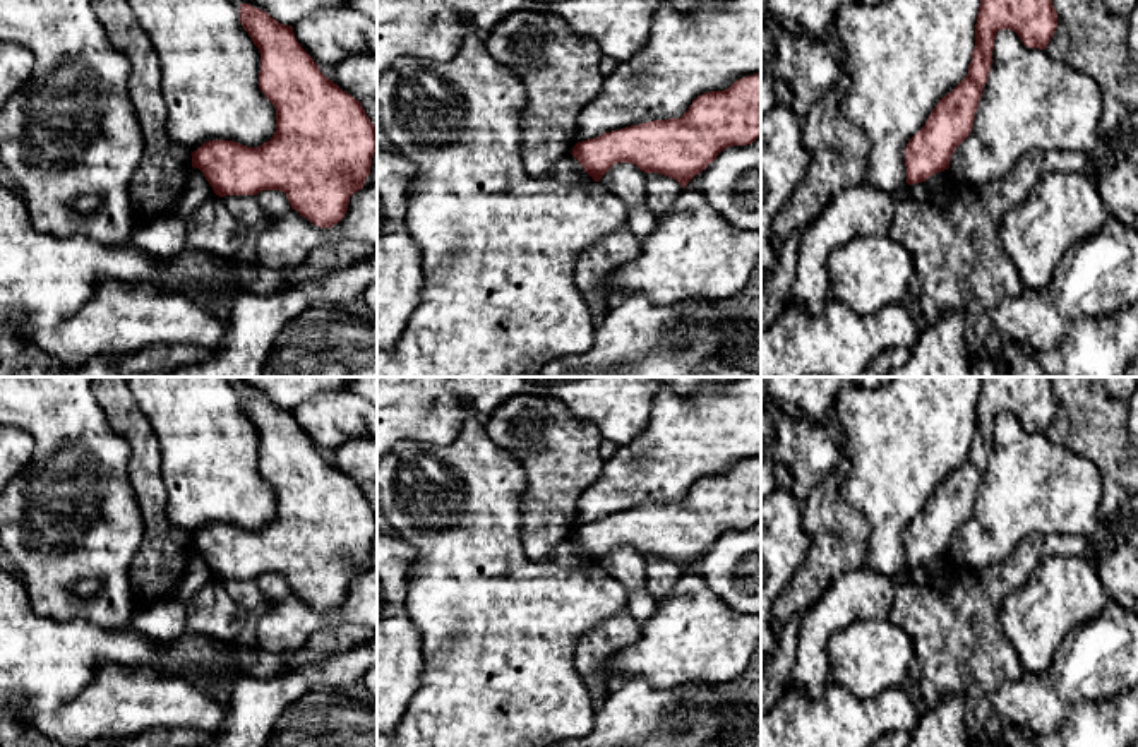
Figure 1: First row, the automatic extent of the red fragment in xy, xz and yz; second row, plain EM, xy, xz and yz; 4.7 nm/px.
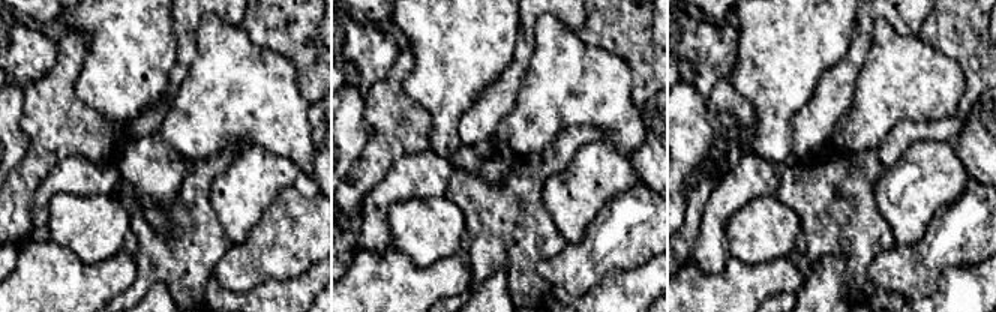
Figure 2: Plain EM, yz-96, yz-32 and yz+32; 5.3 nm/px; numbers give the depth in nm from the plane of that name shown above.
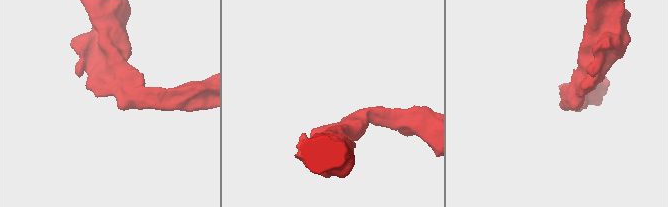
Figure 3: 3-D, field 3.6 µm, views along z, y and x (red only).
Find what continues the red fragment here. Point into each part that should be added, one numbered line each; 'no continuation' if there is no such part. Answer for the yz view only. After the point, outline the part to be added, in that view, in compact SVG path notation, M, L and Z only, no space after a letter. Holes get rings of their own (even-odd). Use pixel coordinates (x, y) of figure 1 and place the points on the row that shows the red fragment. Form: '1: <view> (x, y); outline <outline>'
no continuation

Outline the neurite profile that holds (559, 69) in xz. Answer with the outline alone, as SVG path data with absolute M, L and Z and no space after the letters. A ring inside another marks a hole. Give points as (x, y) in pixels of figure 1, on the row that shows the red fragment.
M519 12L507 15L485 36L494 60L509 67L526 91L519 122L521 154L531 175L548 180L555 161L572 152L578 144L578 118L600 94L605 77L598 65L603 57L591 38L578 34L557 15Z

